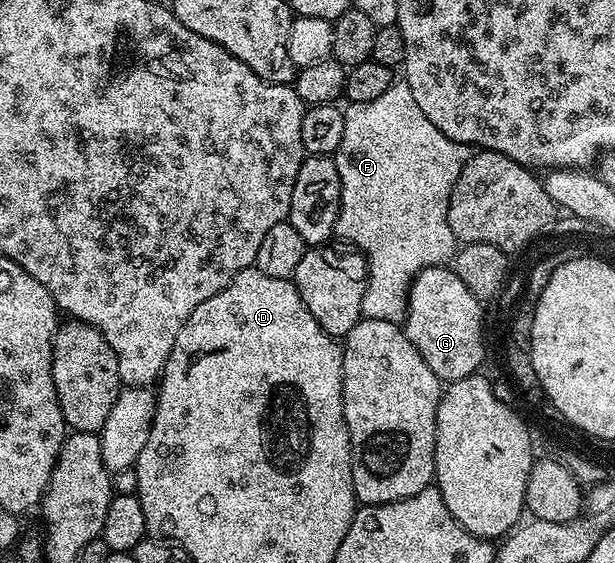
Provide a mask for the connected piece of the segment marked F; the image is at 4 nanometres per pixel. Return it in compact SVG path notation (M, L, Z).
M393 82L390 90L386 90L379 98L374 98L374 102L349 103L347 107L343 109L344 137L334 153L340 179L340 209L338 210L335 235L341 236L344 239L341 241L347 242L363 252L365 260L368 261L368 285L366 294L362 294L364 316L378 318L382 322L400 324L404 315L408 313L408 291L412 289L412 281L427 268L447 265L458 251L458 241L454 238L448 221L448 203L450 194L454 190L454 182L458 182L458 174L462 174L462 166L466 166L466 162L470 162L474 149L471 144L454 142L450 138L446 138L446 134L442 134L442 130L438 130L438 126L434 126L434 122L430 122L430 118L426 118L426 114L422 114L418 102L414 102L414 94L410 94L410 86L403 82Z

